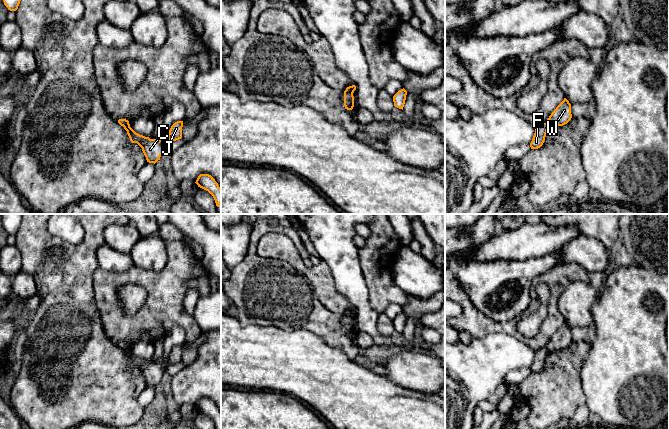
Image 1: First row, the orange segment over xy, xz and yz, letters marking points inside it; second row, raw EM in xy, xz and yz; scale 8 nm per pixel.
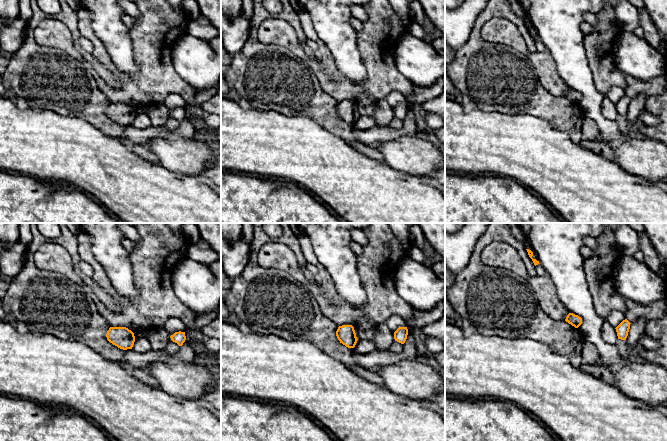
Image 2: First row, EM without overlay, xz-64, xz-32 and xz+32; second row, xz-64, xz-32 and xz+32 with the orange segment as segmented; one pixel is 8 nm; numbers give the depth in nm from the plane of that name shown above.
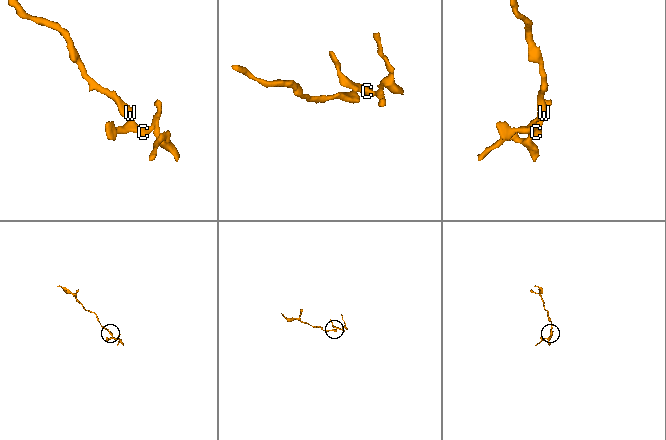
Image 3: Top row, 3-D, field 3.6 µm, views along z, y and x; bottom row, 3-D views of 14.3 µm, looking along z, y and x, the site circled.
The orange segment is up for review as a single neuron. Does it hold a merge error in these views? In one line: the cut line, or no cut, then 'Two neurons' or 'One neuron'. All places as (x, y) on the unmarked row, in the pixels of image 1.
Split along xz (345, 314), (352, 317). Two neurons

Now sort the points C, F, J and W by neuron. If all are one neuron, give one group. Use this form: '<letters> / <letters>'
C F J / W

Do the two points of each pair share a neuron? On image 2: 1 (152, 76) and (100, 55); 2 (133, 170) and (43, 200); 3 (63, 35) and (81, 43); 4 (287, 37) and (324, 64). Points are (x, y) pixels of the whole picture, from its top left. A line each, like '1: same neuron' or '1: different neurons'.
1: same neuron
2: different neurons
3: different neurons
4: same neuron

